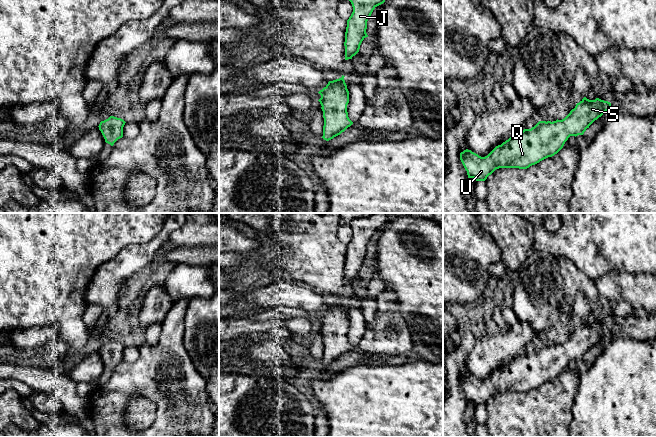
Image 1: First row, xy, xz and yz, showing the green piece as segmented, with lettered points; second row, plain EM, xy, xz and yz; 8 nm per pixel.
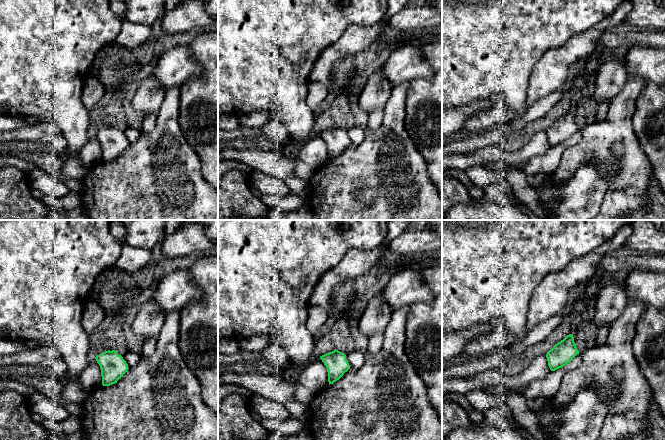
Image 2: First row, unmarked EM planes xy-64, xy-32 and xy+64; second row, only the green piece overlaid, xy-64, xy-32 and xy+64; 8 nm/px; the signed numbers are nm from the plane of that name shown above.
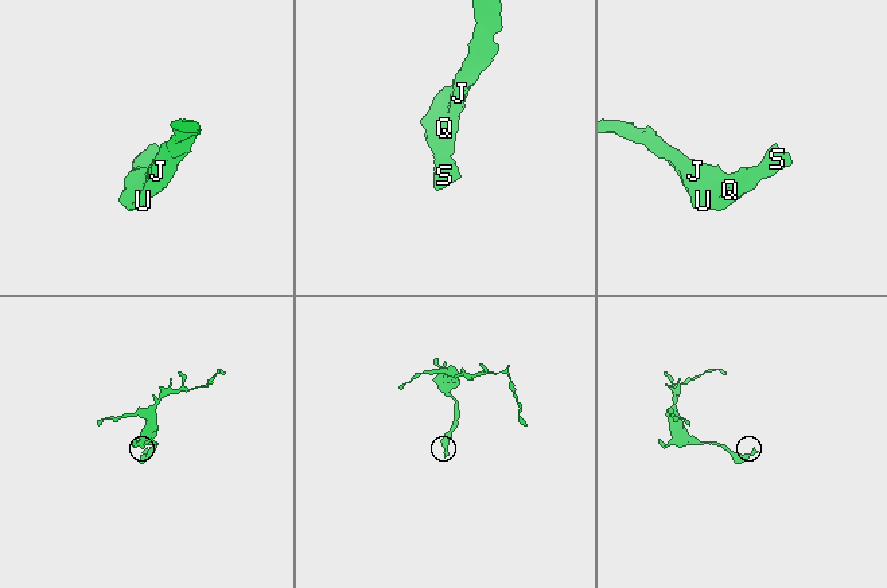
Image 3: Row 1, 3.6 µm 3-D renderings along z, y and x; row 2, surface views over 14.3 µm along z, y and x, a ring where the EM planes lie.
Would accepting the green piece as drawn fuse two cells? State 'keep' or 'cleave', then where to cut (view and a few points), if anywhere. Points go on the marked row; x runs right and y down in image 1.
keep; cut none

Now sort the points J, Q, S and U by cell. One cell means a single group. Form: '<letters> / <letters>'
J Q S U

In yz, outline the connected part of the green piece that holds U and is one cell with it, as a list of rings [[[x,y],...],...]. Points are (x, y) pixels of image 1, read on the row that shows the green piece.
[[[584,97],[564,119],[539,121],[531,129],[513,134],[485,157],[466,149],[460,160],[468,178],[476,181],[485,181],[499,168],[527,169],[557,154],[570,136],[583,135],[606,111],[611,111],[610,102]]]

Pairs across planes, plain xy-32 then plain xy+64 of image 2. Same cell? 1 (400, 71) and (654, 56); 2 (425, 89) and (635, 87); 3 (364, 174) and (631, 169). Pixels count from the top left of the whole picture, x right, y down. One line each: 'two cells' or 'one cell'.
1: one cell
2: two cells
3: one cell

